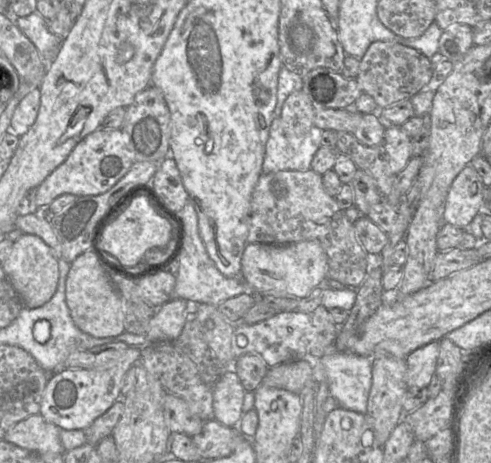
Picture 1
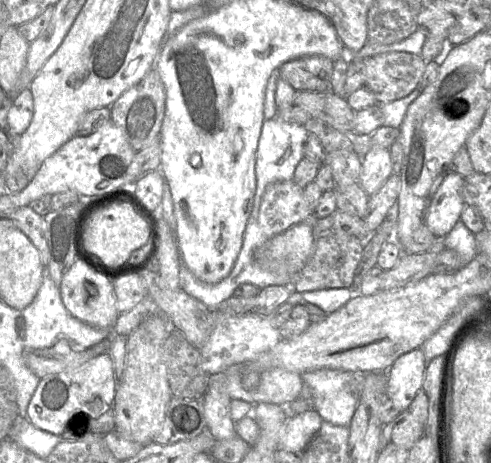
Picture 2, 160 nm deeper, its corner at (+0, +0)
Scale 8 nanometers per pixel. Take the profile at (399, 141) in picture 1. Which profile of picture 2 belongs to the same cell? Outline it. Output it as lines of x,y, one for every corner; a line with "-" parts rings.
373,146
362,157
362,169
359,184
371,197
393,174
391,154
389,148

